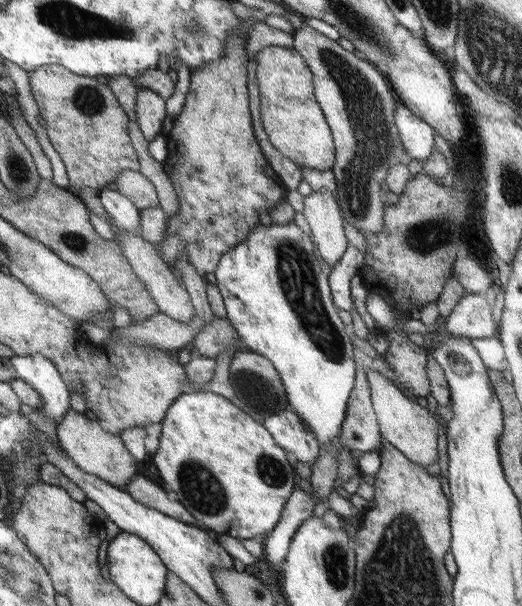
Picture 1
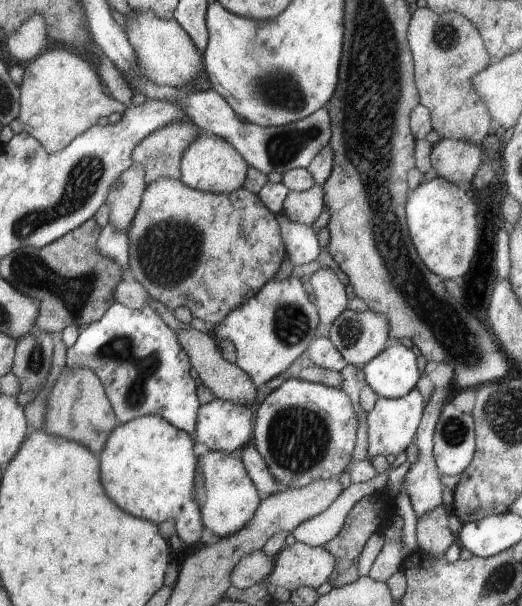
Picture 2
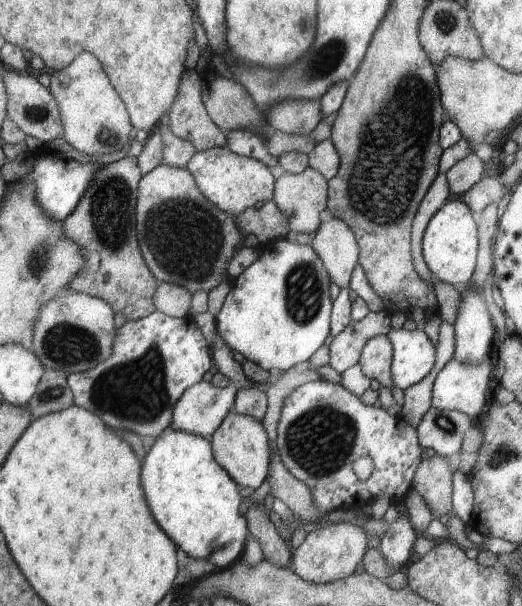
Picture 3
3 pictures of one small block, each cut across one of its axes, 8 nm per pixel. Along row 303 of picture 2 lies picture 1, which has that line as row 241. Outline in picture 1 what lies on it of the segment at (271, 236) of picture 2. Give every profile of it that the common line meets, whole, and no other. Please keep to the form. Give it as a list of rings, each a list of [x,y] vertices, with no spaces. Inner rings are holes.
[[[245,21],[245,26],[241,26],[237,32],[235,32],[235,30],[229,30],[229,32],[227,32],[227,40],[225,40],[225,44],[223,44],[223,58],[219,58],[219,60],[215,60],[214,62],[207,60],[205,64],[199,66],[197,70],[193,70],[193,72],[189,71],[189,87],[185,95],[184,104],[182,105],[179,115],[174,117],[173,130],[169,131],[169,134],[165,136],[168,153],[166,160],[162,162],[162,170],[165,172],[174,190],[178,203],[178,212],[171,215],[171,217],[167,217],[167,226],[161,238],[160,245],[157,246],[160,246],[161,258],[163,258],[162,261],[171,271],[173,271],[173,262],[175,262],[175,258],[177,258],[179,254],[189,256],[189,262],[193,264],[195,272],[203,278],[203,282],[206,282],[205,274],[211,274],[211,272],[213,273],[217,268],[219,258],[222,257],[224,253],[227,253],[227,250],[231,250],[236,245],[243,243],[248,238],[250,231],[255,229],[257,224],[260,224],[259,214],[262,212],[268,213],[272,207],[275,207],[281,201],[281,196],[285,194],[285,188],[281,186],[279,178],[273,174],[273,170],[269,168],[267,160],[265,160],[263,154],[259,152],[259,146],[257,146],[257,142],[255,142],[255,138],[253,138],[253,132],[251,132],[251,120],[249,120],[249,110],[247,110],[247,104],[249,104],[249,102],[247,102],[247,90],[245,90],[245,61],[247,61],[247,56],[245,56],[245,42],[246,38],[250,36],[251,25],[253,25],[253,22]]]

